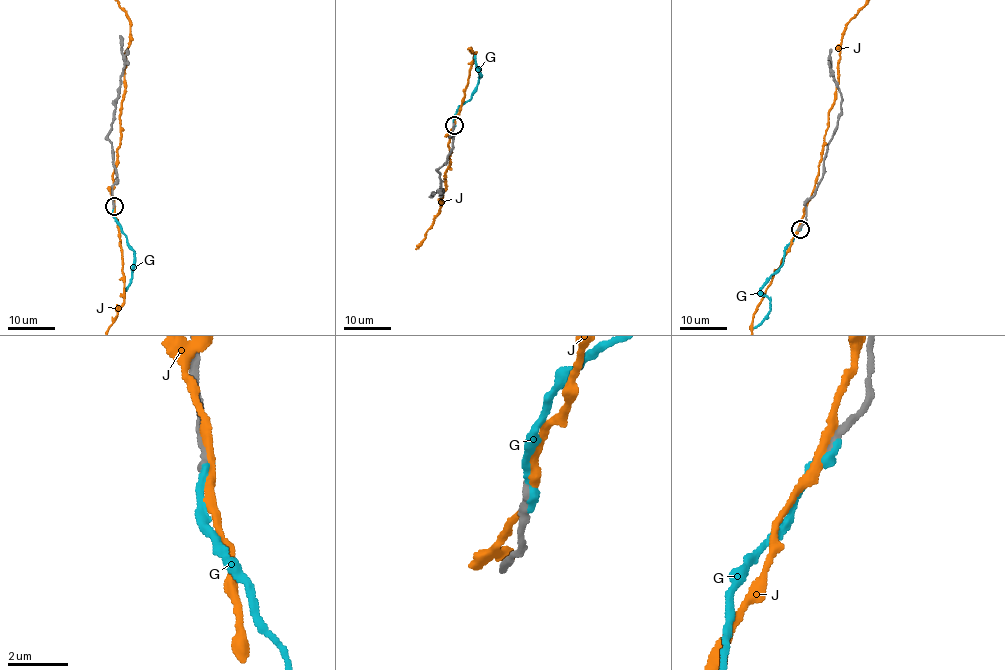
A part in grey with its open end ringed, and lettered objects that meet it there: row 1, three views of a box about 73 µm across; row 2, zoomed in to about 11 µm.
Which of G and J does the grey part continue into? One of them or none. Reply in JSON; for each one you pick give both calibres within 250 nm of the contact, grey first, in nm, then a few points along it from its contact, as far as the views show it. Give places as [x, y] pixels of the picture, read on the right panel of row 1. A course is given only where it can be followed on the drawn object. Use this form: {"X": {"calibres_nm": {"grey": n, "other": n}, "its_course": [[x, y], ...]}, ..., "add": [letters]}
{"G": {"calibres_nm": {"grey": 380, "other": 360}, "its_course": [[799, 228], [785, 250], [783, 265], [761, 291], [769, 300], [770, 312], [753, 328]]}, "add": ["G"]}

